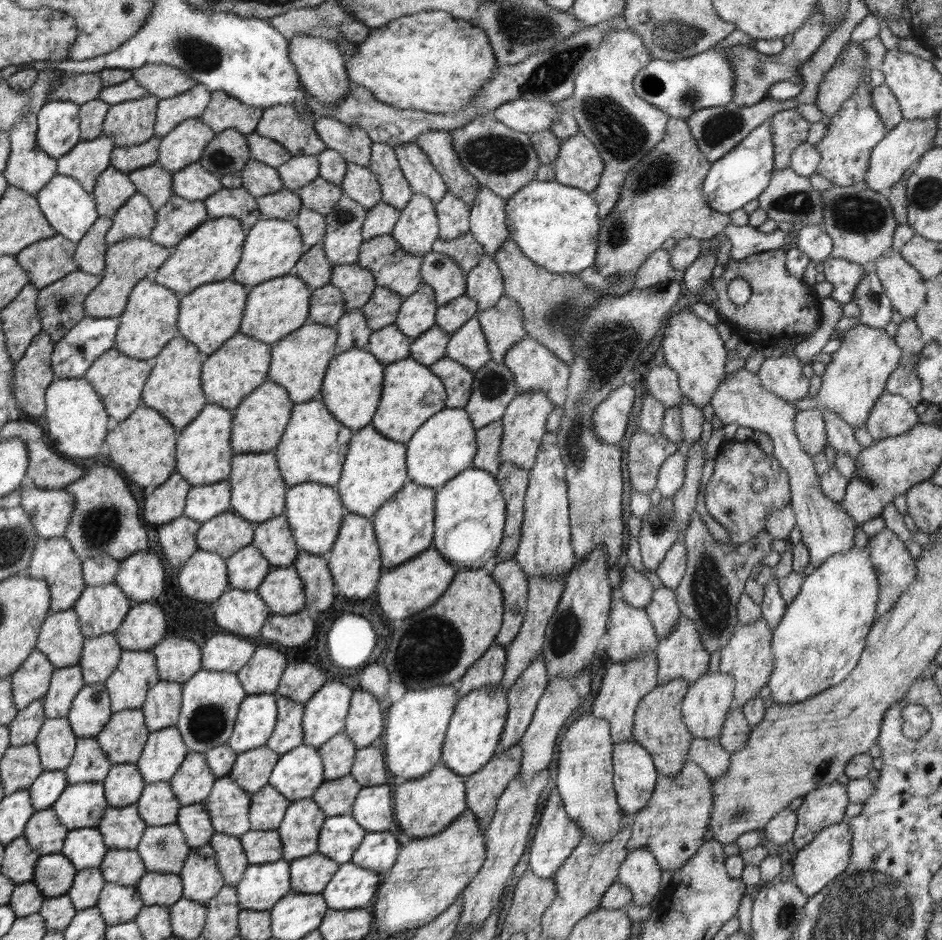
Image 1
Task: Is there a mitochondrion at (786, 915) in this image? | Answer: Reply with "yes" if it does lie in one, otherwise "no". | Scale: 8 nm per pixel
yes

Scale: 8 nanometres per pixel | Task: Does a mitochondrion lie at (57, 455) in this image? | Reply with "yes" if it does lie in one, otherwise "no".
no

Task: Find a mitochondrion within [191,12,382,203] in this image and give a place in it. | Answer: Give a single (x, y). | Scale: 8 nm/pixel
(220, 159)

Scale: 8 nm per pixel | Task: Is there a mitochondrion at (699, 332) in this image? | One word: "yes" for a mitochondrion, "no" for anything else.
no

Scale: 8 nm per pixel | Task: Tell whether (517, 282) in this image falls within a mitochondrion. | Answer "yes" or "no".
no

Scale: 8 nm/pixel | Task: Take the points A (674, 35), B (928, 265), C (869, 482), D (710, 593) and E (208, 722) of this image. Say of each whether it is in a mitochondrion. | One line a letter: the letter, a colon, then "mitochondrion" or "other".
A: mitochondrion
B: other
C: other
D: mitochondrion
E: mitochondrion

